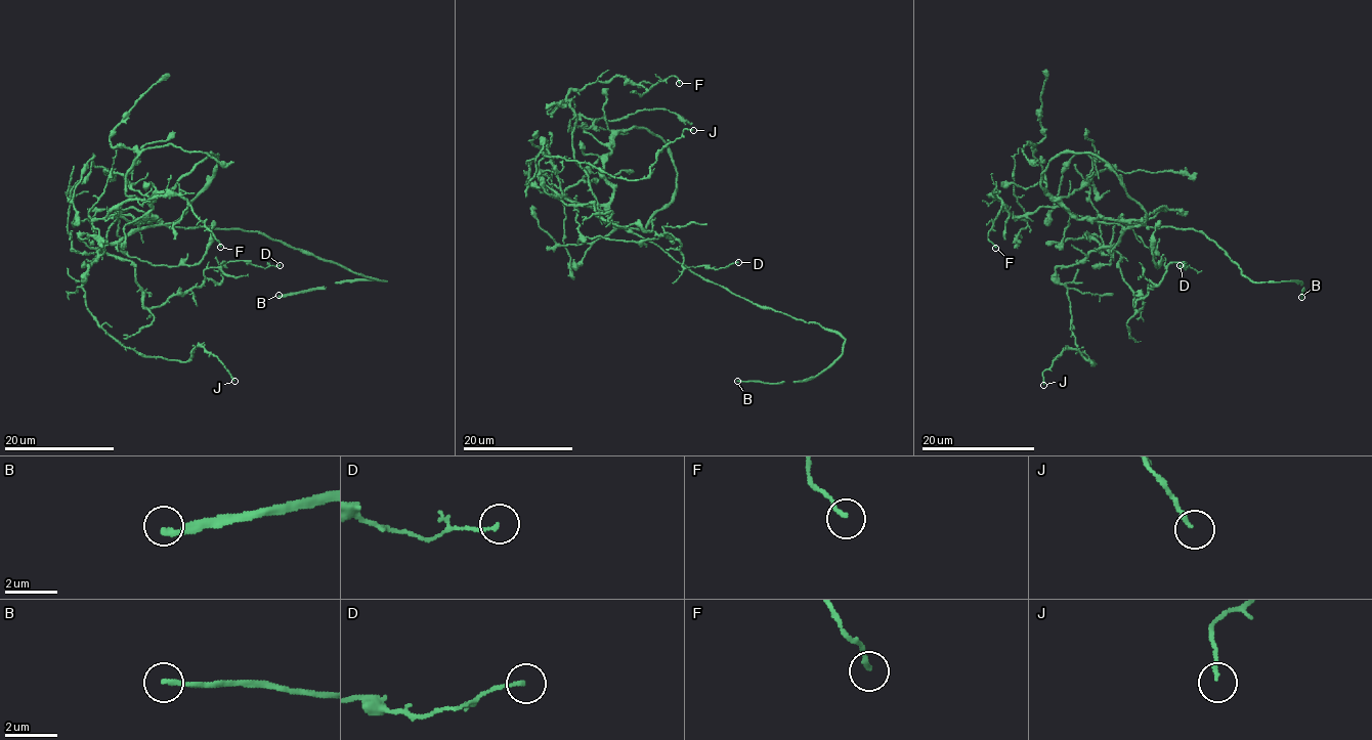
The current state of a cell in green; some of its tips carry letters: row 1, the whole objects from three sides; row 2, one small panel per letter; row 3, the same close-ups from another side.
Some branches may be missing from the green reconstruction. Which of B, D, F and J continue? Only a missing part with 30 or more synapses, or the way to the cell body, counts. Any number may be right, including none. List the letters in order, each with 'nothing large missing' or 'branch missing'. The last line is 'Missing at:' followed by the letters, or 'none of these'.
B: branch missing
D: nothing large missing
F: nothing large missing
J: nothing large missing
Missing at: B

